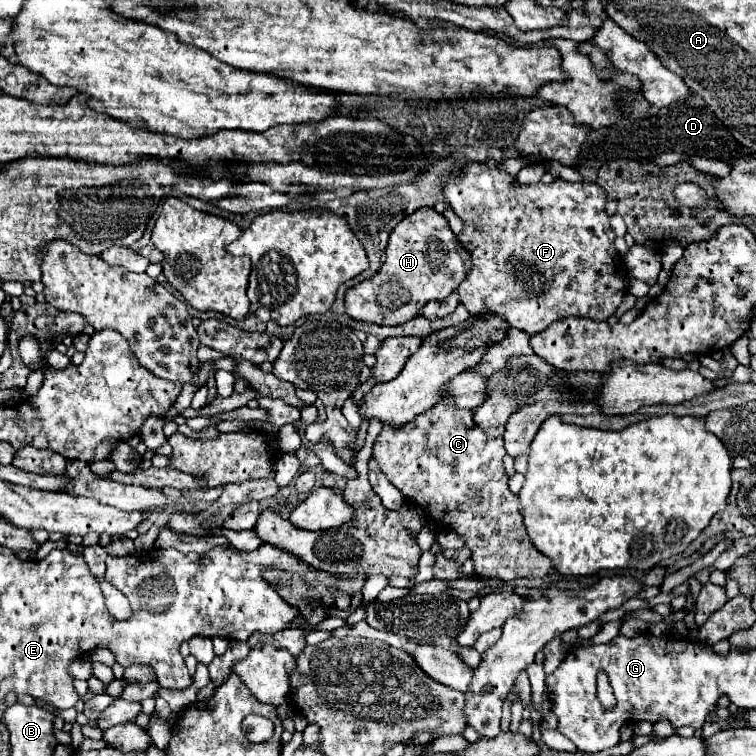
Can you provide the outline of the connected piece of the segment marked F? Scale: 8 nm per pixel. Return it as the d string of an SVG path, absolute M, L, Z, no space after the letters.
M467 162L463 166L455 164L451 168L451 172L439 176L439 182L441 182L441 192L445 196L445 202L455 210L457 216L461 216L465 220L465 230L463 230L463 234L459 234L459 242L471 254L473 266L471 266L471 272L467 274L465 282L461 282L461 286L459 286L459 302L469 310L469 314L475 316L479 312L493 312L497 316L503 316L511 326L521 328L525 332L533 332L533 334L545 330L553 320L561 320L561 318L567 318L567 316L575 316L575 318L587 316L591 320L603 322L611 314L615 314L615 310L619 308L623 296L627 292L627 268L625 268L619 252L613 246L615 234L609 226L609 216L605 212L605 192L599 184L589 182L589 180L575 182L575 184L565 182L565 180L553 180L551 184L537 182L537 184L531 184L531 186L523 186L513 176L509 176L505 172L499 172L495 166L479 164L479 162Z

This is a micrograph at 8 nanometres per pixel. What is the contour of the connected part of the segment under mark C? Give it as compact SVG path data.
M447 396L441 400L441 404L435 404L429 408L429 412L423 412L405 426L383 426L381 434L377 436L373 456L381 472L407 498L407 502L419 506L425 512L429 524L433 524L437 530L453 530L465 540L465 546L471 550L475 574L507 582L517 578L543 578L551 572L549 556L541 554L533 546L525 530L523 516L519 512L519 496L509 490L509 476L503 468L503 438L489 438L475 424L473 410L459 408L453 396Z

